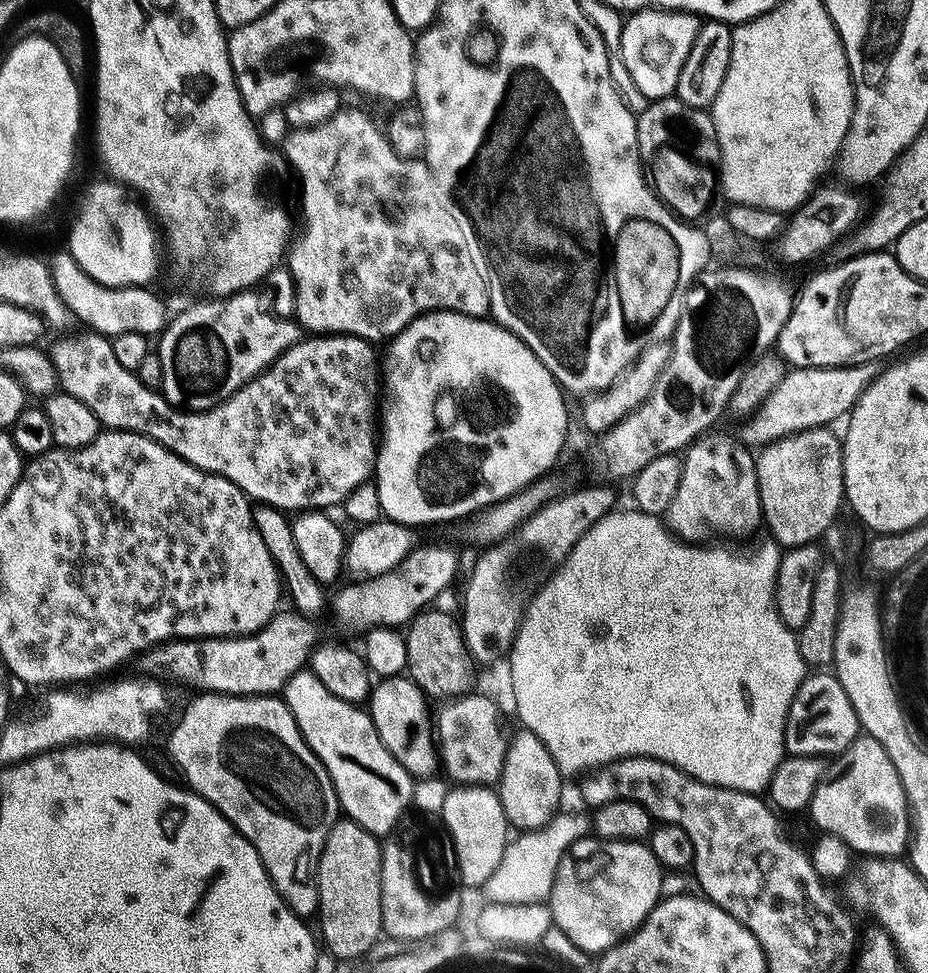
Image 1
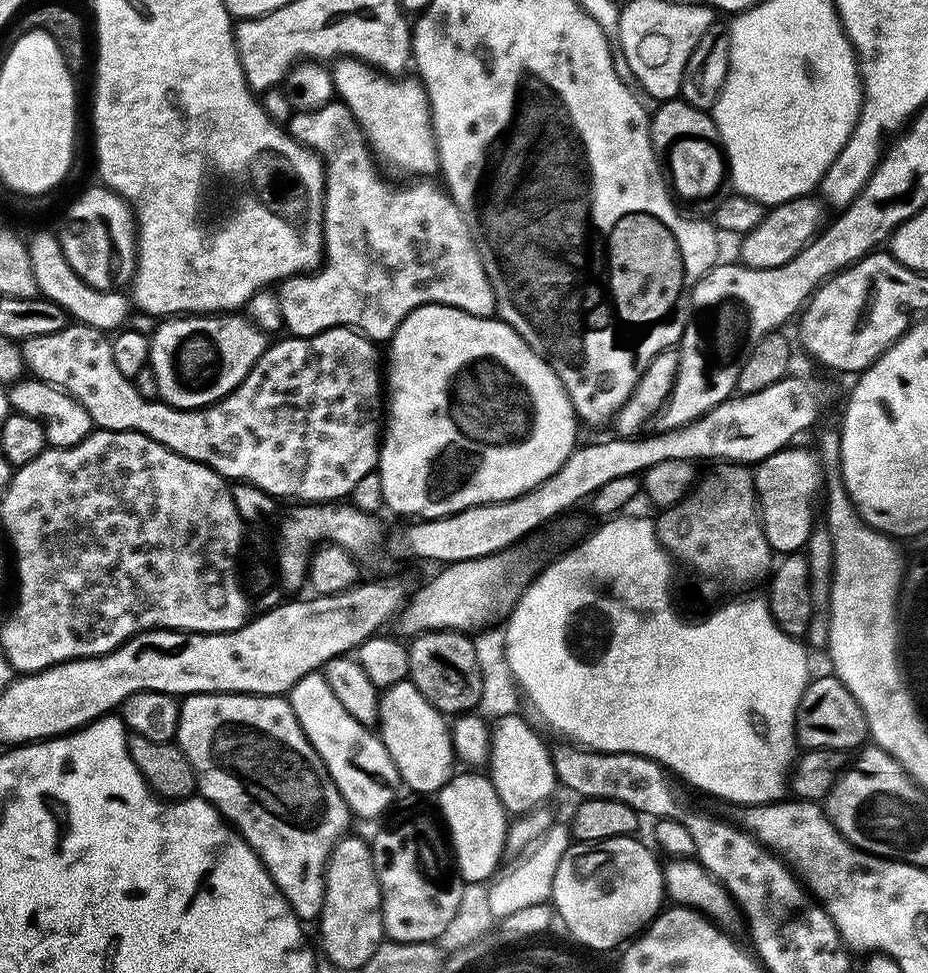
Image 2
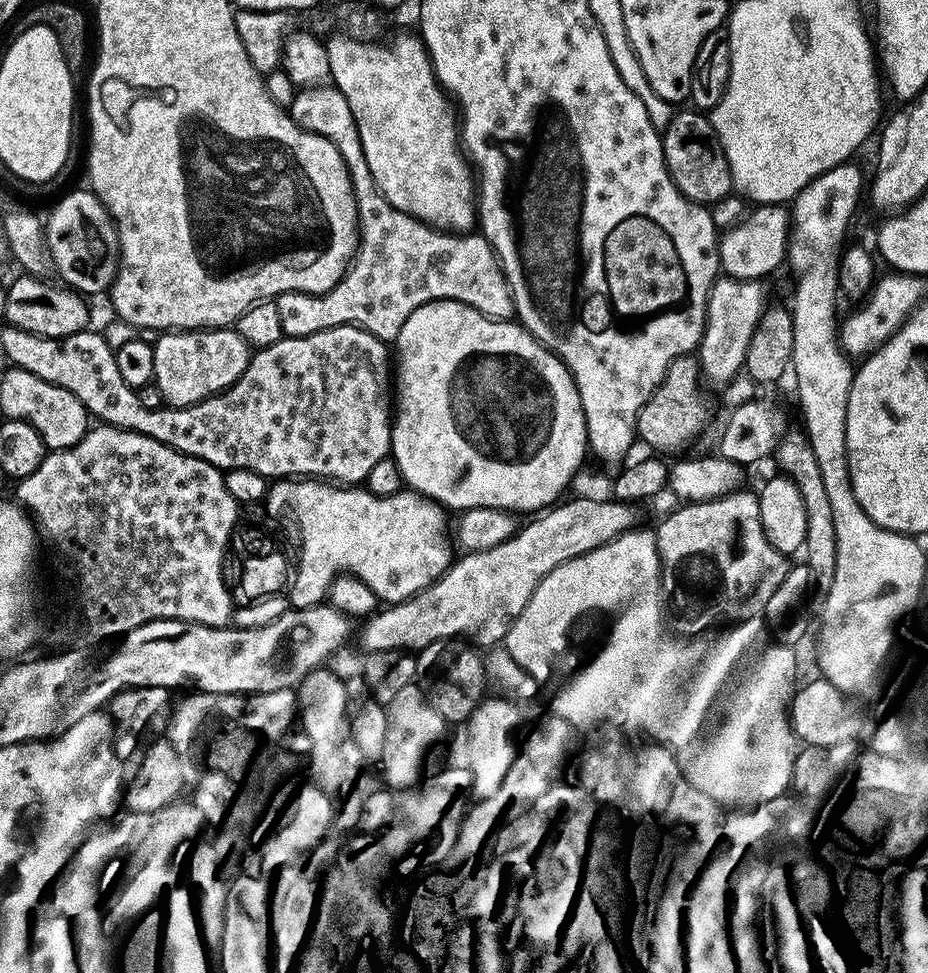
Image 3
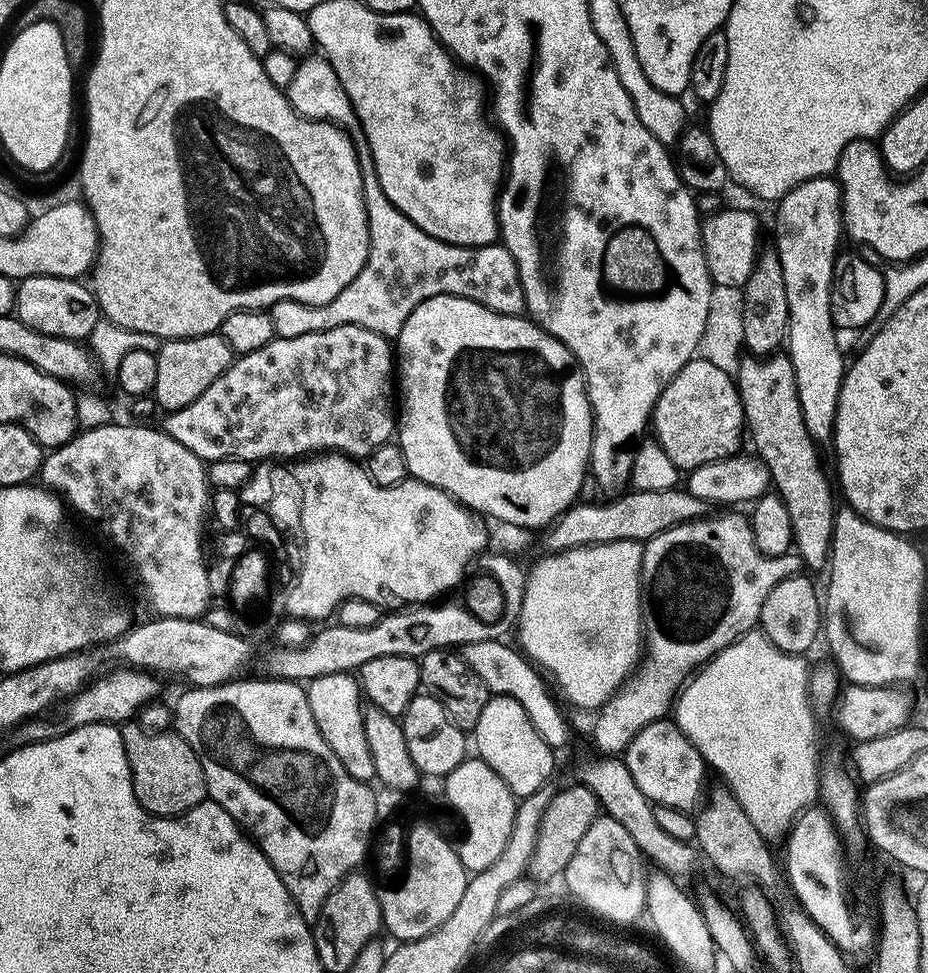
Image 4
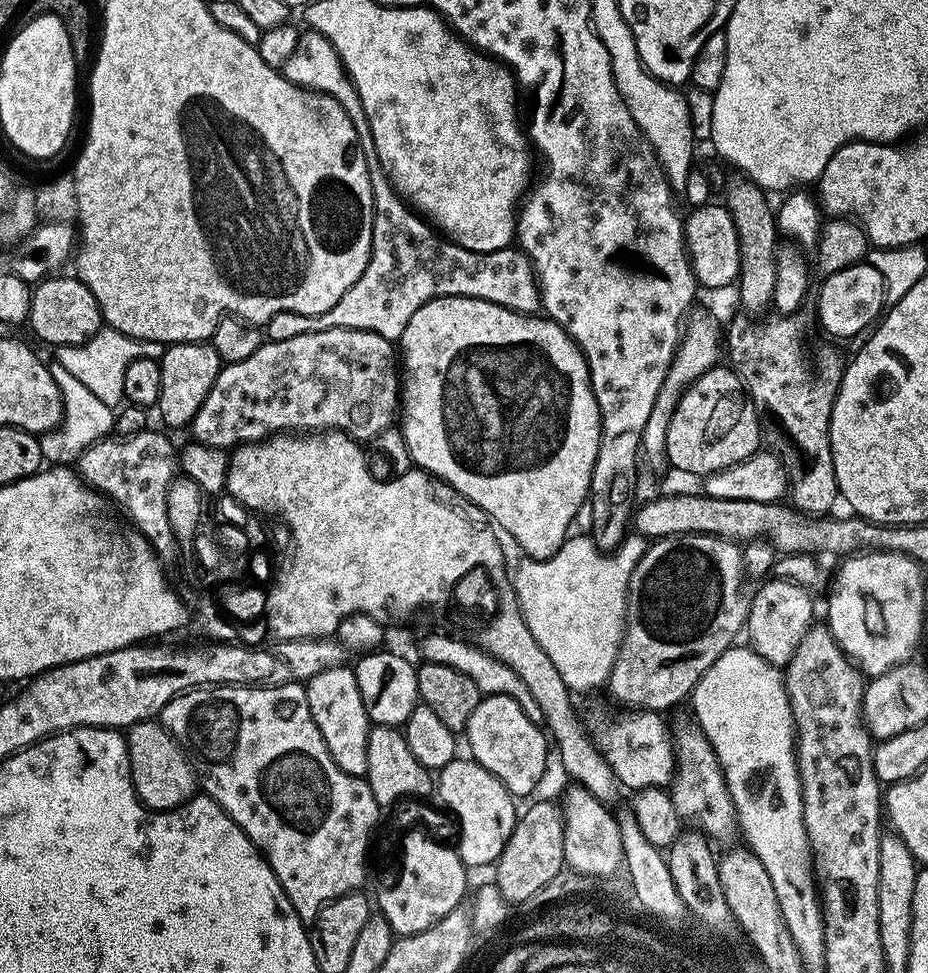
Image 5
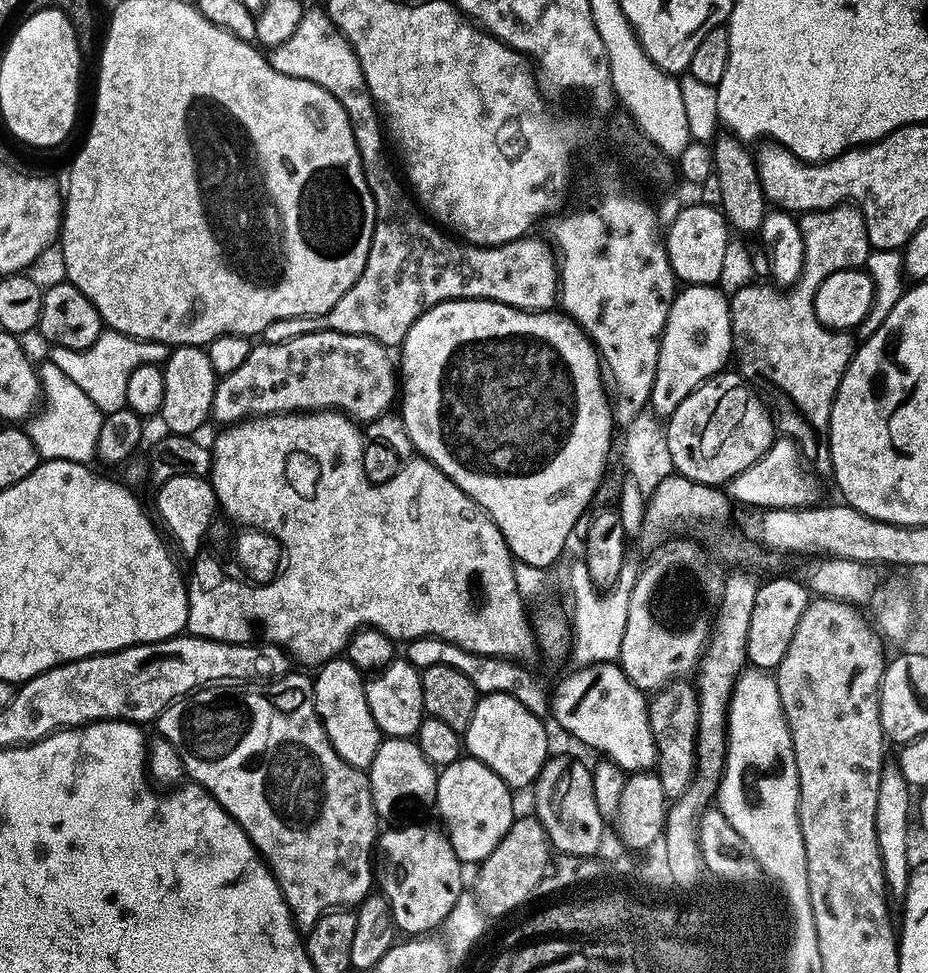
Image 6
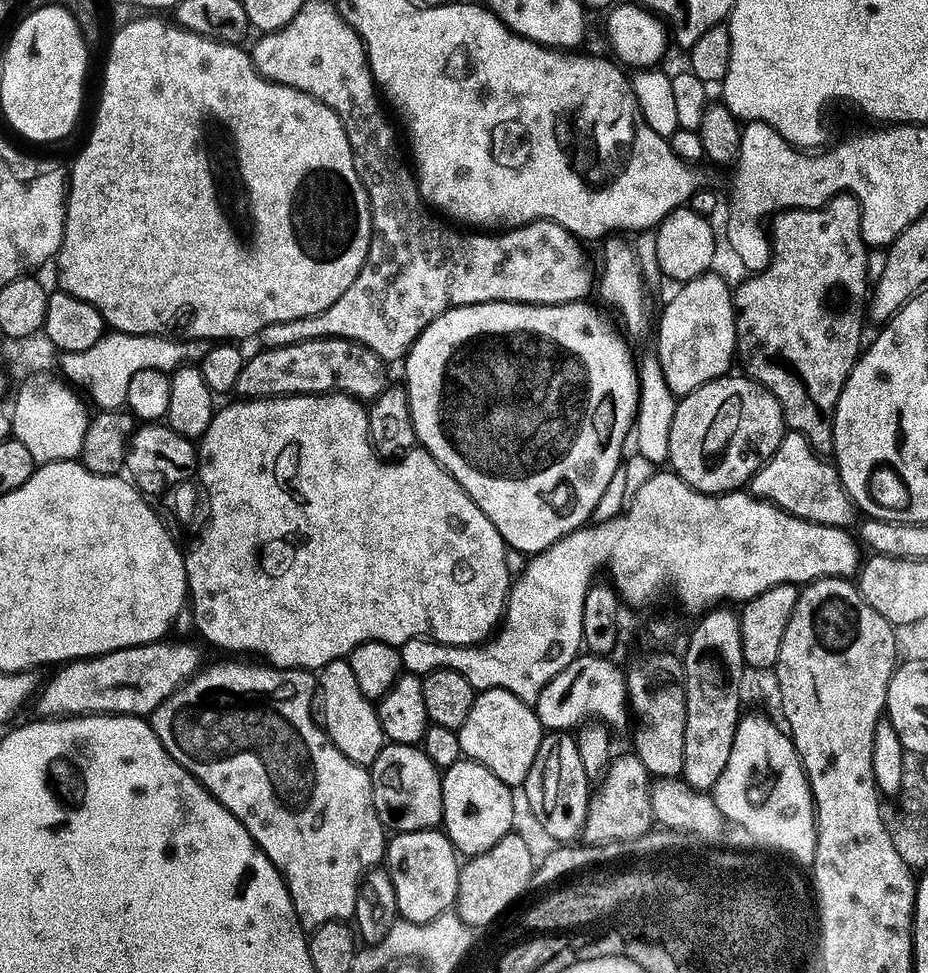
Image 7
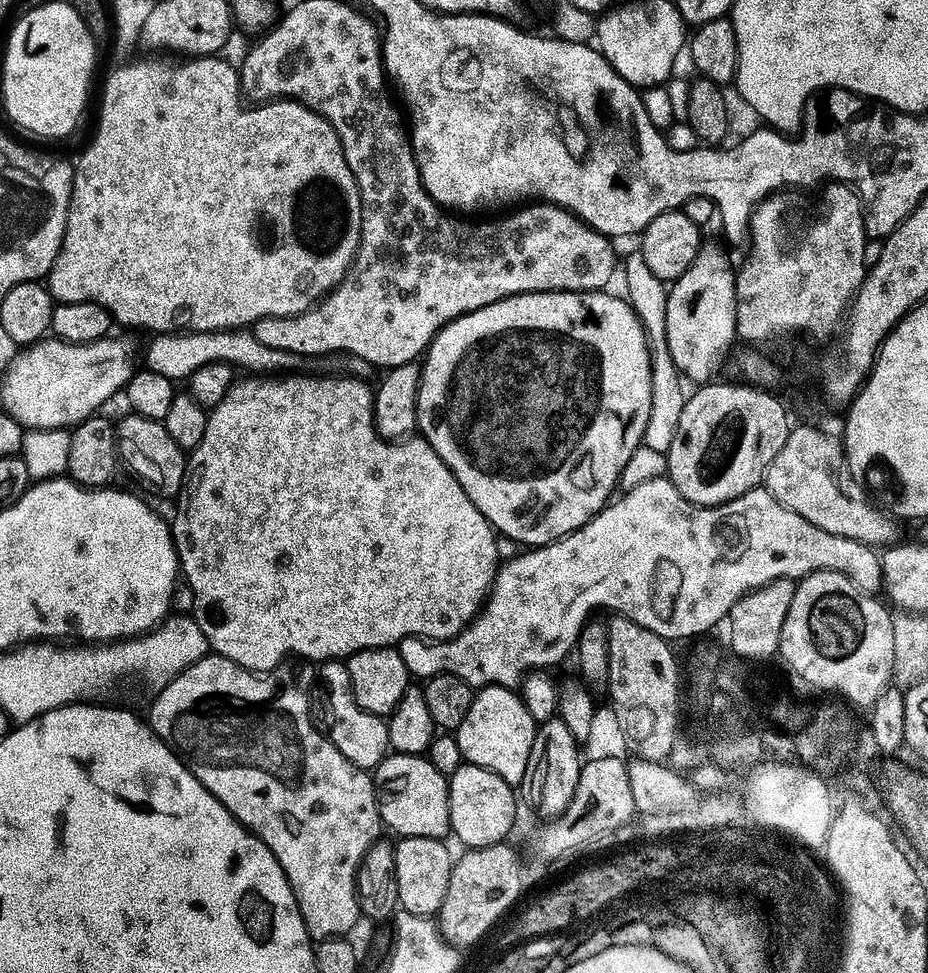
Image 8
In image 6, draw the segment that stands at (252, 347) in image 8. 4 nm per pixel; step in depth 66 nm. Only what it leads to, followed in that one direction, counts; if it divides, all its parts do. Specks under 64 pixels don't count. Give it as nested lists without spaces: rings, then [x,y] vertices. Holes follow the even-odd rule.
[[[106,330],[100,335],[98,342],[90,346],[90,350],[75,352],[65,348],[52,348],[50,361],[58,366],[58,369],[66,374],[66,378],[70,378],[95,406],[98,406],[98,410],[109,416],[128,407],[126,385],[130,382],[134,370],[138,370],[138,366],[151,364],[163,366],[167,364],[169,355],[169,345],[155,344],[149,340],[135,340],[121,332]]]

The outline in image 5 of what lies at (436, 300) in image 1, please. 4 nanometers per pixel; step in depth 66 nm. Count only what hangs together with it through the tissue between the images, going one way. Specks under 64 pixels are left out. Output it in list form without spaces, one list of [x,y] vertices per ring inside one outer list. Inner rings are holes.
[[[311,30],[305,31],[300,37],[294,54],[285,62],[282,74],[291,84],[297,84],[299,88],[307,88],[325,96],[333,96],[346,110],[346,114],[349,114],[350,120],[354,122],[354,128],[358,131],[360,148],[363,150],[363,156],[370,170],[371,186],[374,187],[374,202],[376,203],[376,221],[374,222],[372,257],[366,266],[366,274],[362,274],[362,278],[352,287],[350,294],[346,294],[346,298],[342,298],[342,302],[338,302],[334,310],[321,316],[299,316],[289,312],[278,314],[266,326],[266,336],[269,341],[290,342],[290,338],[302,338],[302,334],[318,334],[326,330],[345,328],[359,332],[373,332],[387,340],[400,342],[403,341],[406,334],[406,326],[410,326],[410,318],[414,318],[414,314],[418,314],[422,306],[435,300],[445,300],[451,296],[490,302],[521,314],[536,314],[541,311],[540,285],[536,283],[536,273],[532,271],[531,260],[523,252],[515,247],[494,254],[478,254],[466,250],[447,238],[442,239],[437,229],[421,219],[405,201],[400,199],[392,183],[388,181],[388,176],[377,156],[376,144],[369,128],[369,120],[366,118],[366,110],[362,110],[362,102],[356,93],[356,87],[353,86],[352,79],[348,77],[348,71],[338,58],[334,46],[325,36]]]

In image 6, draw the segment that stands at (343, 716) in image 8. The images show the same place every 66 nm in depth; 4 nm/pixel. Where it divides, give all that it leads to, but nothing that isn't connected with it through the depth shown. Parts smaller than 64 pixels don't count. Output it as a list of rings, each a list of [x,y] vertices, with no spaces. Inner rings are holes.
[[[337,658],[328,661],[319,669],[320,672],[314,676],[316,685],[316,713],[320,715],[322,726],[334,746],[334,750],[342,757],[346,764],[361,770],[371,769],[374,758],[378,758],[378,750],[382,743],[382,733],[378,730],[378,722],[374,722],[374,714],[370,714],[370,702],[366,702],[366,683],[365,673],[354,666],[347,658]]]

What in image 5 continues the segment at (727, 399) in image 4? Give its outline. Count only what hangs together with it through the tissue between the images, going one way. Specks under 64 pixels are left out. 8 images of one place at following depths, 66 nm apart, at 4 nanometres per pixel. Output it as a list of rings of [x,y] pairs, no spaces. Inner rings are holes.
[[[717,366],[698,378],[681,398],[681,404],[670,422],[668,435],[668,462],[674,469],[685,472],[688,476],[707,478],[726,470],[730,466],[738,466],[761,451],[760,428],[762,432],[762,416],[752,402],[748,389],[744,387],[740,377],[728,366]]]

